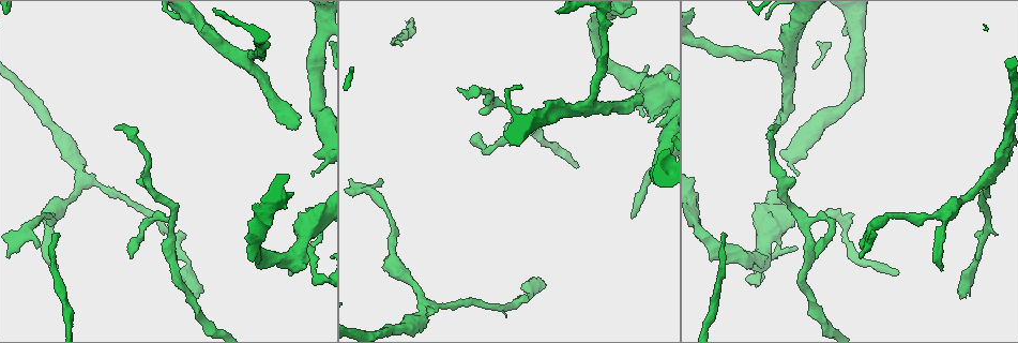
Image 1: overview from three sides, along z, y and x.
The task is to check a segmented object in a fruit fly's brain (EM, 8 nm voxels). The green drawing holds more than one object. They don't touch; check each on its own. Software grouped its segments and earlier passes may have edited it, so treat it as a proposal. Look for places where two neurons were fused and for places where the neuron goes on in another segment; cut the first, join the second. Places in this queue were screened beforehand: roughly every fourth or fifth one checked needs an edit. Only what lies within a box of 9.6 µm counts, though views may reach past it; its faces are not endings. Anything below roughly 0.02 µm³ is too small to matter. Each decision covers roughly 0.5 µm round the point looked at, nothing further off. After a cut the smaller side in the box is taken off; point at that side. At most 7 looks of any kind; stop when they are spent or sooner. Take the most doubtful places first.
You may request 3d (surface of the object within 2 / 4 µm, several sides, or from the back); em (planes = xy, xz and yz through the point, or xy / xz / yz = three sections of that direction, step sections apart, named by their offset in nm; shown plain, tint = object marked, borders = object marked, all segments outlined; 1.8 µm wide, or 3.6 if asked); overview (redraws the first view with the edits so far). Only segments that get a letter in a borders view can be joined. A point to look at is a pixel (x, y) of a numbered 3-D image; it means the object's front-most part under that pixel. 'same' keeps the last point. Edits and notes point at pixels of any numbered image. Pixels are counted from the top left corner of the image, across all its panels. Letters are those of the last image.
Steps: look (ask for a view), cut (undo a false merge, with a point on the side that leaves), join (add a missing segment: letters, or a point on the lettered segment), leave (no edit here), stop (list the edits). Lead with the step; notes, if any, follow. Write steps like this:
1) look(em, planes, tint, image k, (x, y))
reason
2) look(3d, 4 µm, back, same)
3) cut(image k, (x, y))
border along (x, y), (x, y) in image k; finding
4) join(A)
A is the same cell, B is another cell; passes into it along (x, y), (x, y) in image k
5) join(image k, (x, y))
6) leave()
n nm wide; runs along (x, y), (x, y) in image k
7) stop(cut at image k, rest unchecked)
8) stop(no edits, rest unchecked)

look(em, xz, step 8, borders, image 1, (649, 122))
stops while still wide

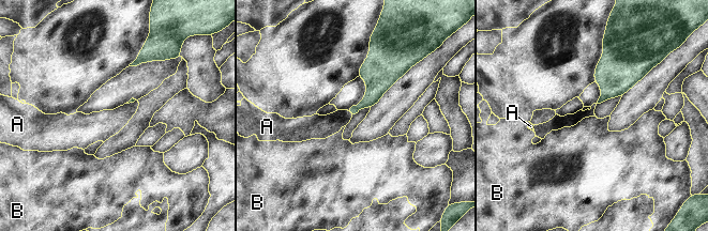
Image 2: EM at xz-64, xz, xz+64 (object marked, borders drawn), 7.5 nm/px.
look(em, planes, borders, same)

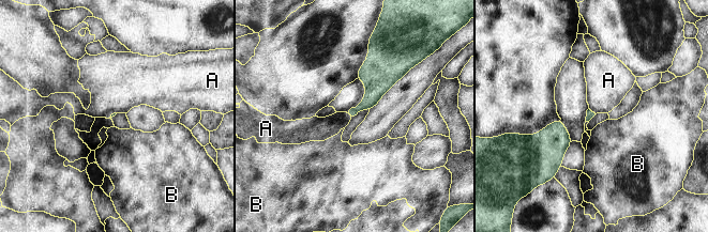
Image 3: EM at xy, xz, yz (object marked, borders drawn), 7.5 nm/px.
leave()
A and B are other cells; border along (589, 108), (596, 113) in image 3; no lettered segment goes on from it

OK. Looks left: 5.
look(em, planes, plain, image 1, (635, 98))
branch stops here

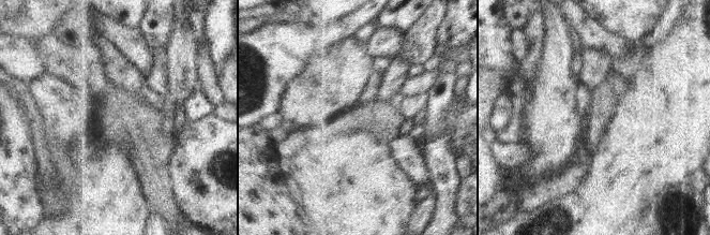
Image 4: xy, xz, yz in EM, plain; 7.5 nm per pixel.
look(em, planes, borders, same)
what lies round it

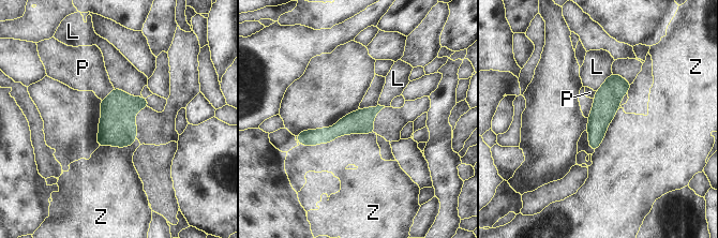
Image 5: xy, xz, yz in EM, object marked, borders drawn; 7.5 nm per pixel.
leave()
L, P and Z are other cells; border along (376, 134), (299, 145) in image 5; no lettered segment goes on from it

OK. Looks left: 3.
look(3d, 4 µm, image 1, (115, 130))
tapers out

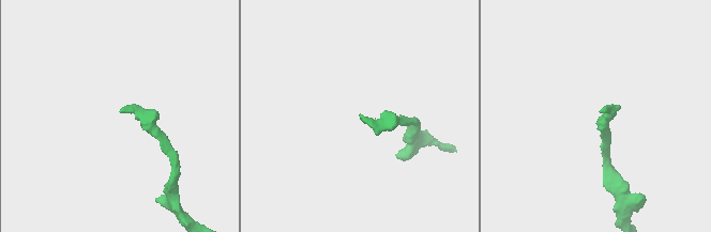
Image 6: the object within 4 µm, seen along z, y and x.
look(em, yz, step 16, borders, image 6, (602, 110))
now the EM

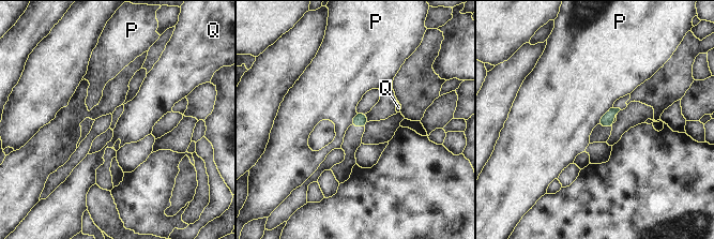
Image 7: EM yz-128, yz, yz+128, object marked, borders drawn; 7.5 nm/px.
look(em, planes, borders, same)
cut it another way

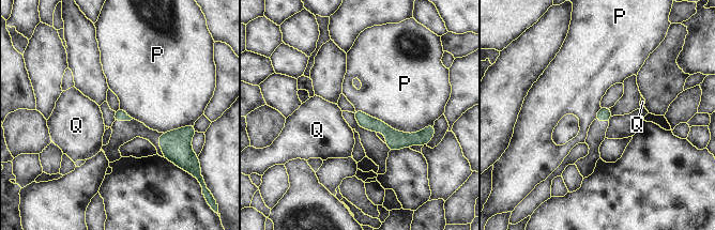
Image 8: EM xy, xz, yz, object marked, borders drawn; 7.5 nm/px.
leave()
P and Q are other cells; border along (355, 108), (408, 133), (434, 124) in image 8; none of them fits

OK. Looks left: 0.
stop(no edits, rest unchecked)

